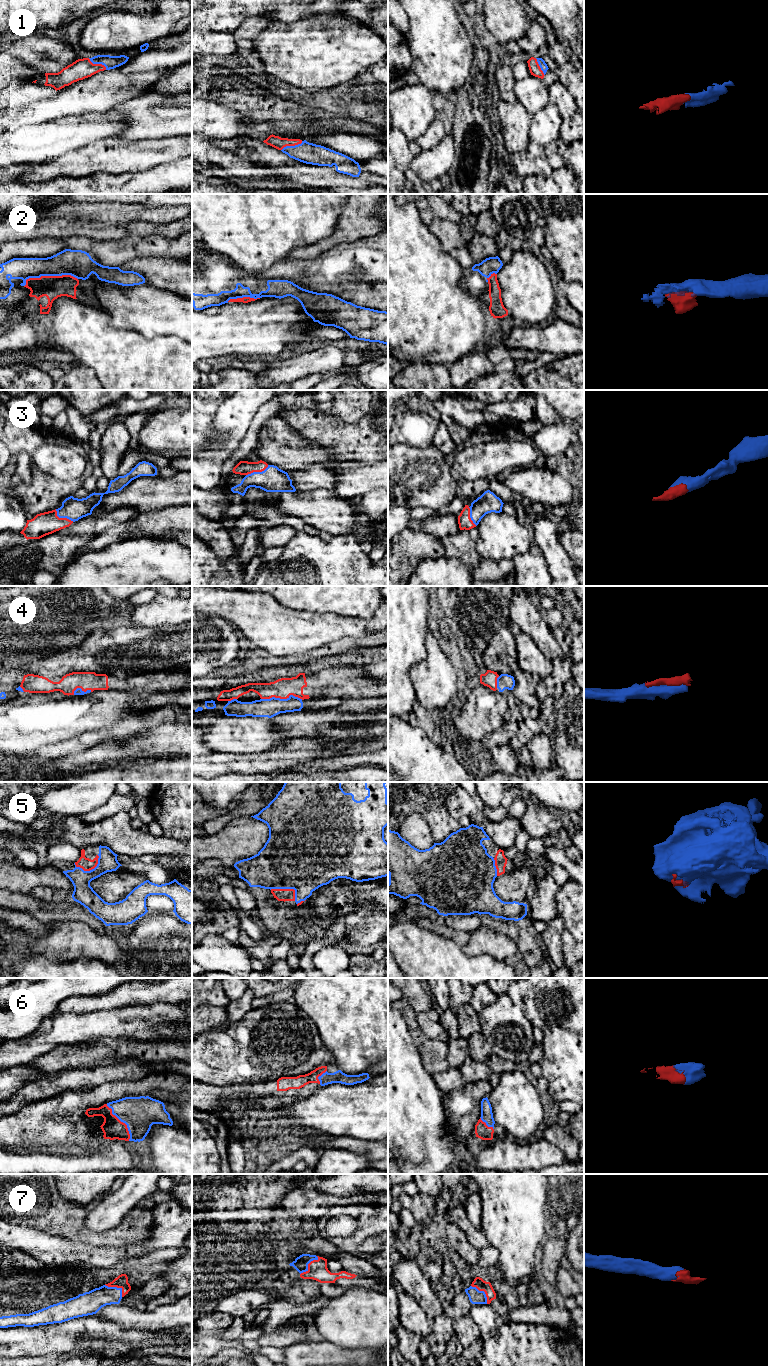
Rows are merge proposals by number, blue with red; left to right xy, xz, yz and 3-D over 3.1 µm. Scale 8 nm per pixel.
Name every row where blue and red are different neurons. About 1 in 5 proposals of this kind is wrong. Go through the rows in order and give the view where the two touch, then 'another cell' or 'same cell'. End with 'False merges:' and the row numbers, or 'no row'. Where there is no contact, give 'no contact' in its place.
1: meets blue in xz; same cell
2: meets blue in xy; another cell
3: meets blue in xz; same cell
4: meets blue in xz; same cell
5: meets blue in xy; same cell
6: meets blue in xy; same cell
7: meets blue in xz; same cell
False merges: 2

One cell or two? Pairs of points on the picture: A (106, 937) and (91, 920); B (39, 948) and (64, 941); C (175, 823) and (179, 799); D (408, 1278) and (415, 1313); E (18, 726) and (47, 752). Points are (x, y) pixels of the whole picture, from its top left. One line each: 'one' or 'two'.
A: two
B: one
C: one
D: two
E: two

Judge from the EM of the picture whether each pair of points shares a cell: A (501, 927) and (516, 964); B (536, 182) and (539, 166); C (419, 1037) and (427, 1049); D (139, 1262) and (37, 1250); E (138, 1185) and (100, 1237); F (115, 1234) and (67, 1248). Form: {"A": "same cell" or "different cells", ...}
{"A": "different cells", "B": "different cells", "C": "different cells", "D": "different cells", "E": "different cells", "F": "different cells"}

